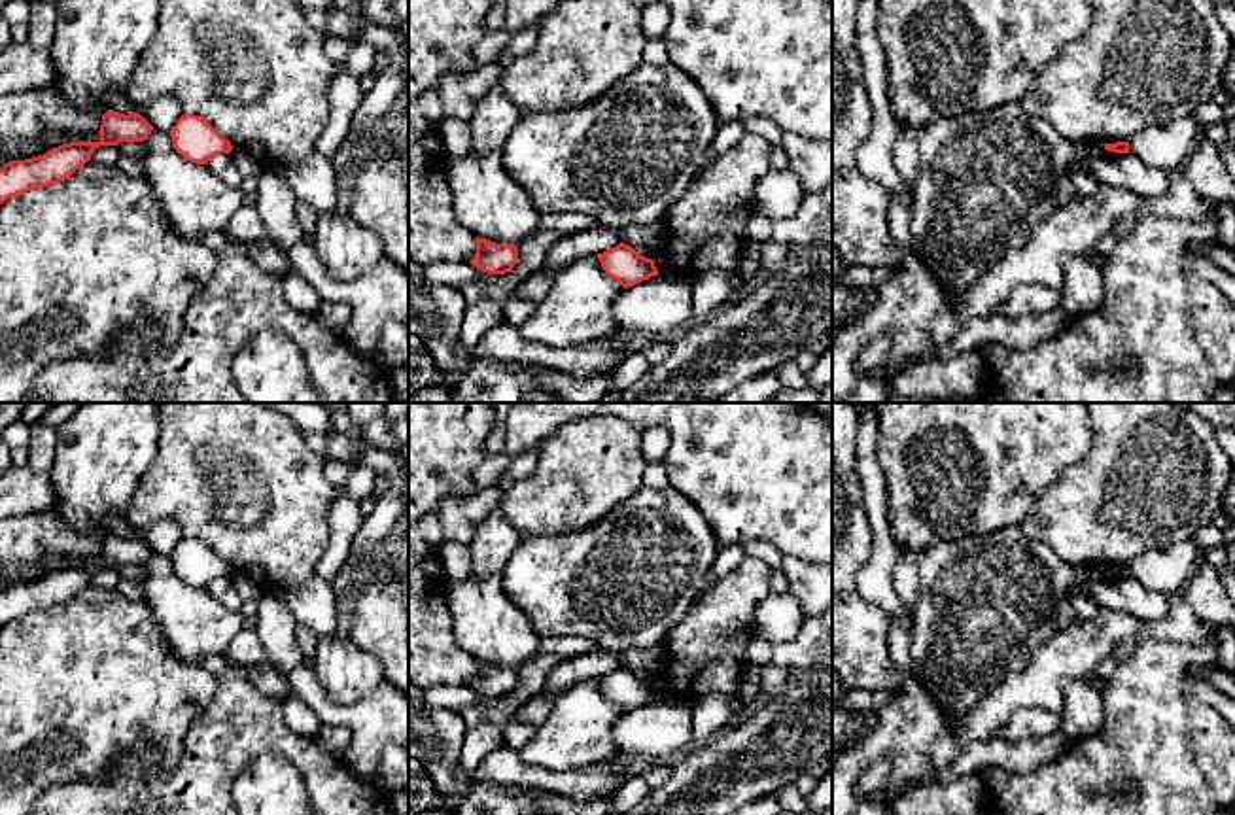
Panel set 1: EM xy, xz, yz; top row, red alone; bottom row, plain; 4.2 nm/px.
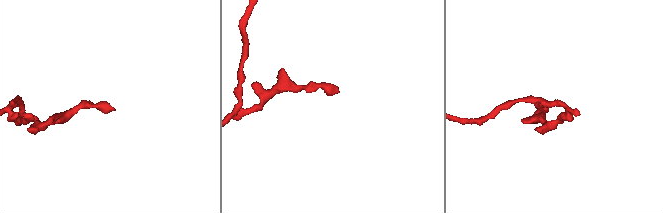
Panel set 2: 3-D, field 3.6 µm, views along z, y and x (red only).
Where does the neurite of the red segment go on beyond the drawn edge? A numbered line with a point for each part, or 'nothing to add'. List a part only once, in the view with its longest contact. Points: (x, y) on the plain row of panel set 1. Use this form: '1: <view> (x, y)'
nothing to add

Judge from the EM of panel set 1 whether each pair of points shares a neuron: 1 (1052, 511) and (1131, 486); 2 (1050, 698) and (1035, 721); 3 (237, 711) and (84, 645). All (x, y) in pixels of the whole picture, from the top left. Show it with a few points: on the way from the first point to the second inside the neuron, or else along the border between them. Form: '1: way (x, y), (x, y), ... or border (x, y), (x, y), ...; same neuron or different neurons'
1: way (1071, 511), (1105, 511), (1113, 505); same neuron
2: border (1058, 713), (1020, 710), (1001, 728); different neurons
3: border (218, 677), (210, 704), (191, 725), (186, 738); different neurons

